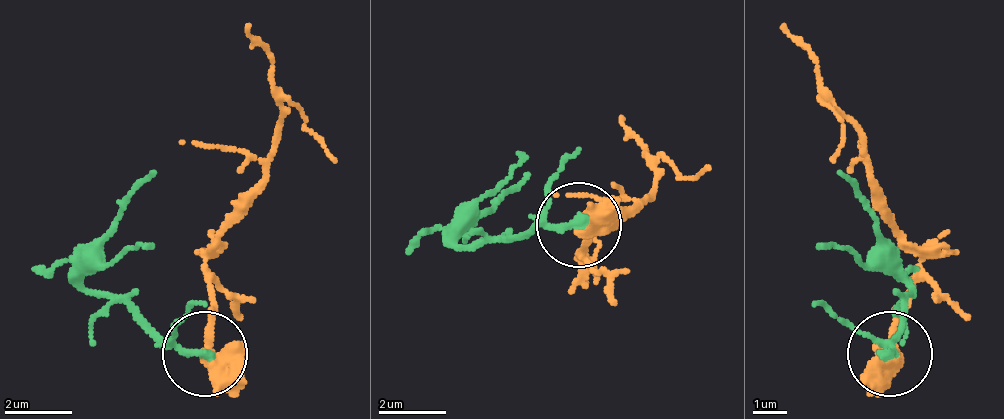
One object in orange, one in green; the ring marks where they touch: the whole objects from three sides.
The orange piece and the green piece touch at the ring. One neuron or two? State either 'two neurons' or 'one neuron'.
two neurons

